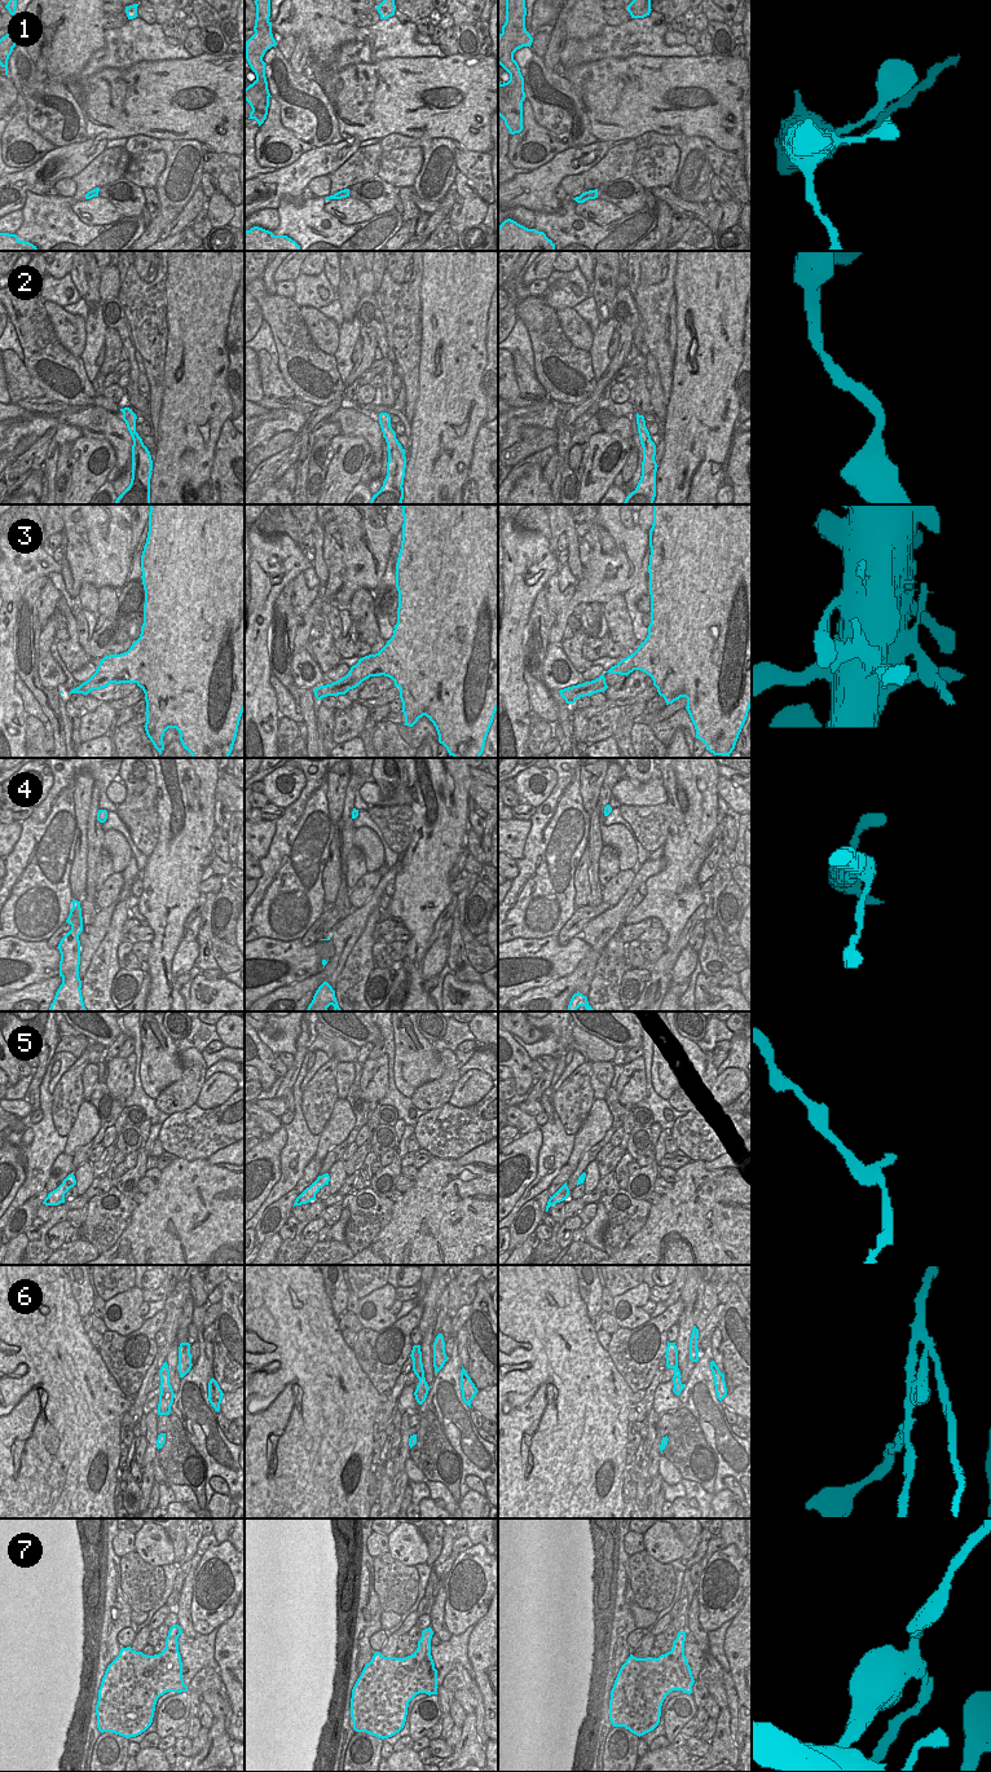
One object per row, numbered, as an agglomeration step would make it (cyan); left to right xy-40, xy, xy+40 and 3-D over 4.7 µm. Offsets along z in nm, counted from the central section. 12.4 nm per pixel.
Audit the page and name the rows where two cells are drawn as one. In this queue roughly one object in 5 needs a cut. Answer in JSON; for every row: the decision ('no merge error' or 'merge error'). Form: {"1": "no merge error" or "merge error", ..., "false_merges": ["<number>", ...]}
{"1": "no merge error", "2": "no merge error", "3": "no merge error", "4": "no merge error", "5": "no merge error", "6": "merge error", "7": "merge error", "false_merges": ["6", "7"]}

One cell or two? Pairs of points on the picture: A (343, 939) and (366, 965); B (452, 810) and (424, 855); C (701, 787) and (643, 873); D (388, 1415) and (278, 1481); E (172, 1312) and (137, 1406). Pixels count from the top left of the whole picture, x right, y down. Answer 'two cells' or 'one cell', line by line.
A: two cells
B: one cell
C: two cells
D: two cells
E: one cell

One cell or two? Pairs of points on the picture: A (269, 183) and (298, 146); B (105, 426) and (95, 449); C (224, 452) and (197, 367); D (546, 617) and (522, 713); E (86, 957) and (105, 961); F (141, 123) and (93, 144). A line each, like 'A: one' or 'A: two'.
A: two
B: two
C: two
D: two
E: two
F: two

